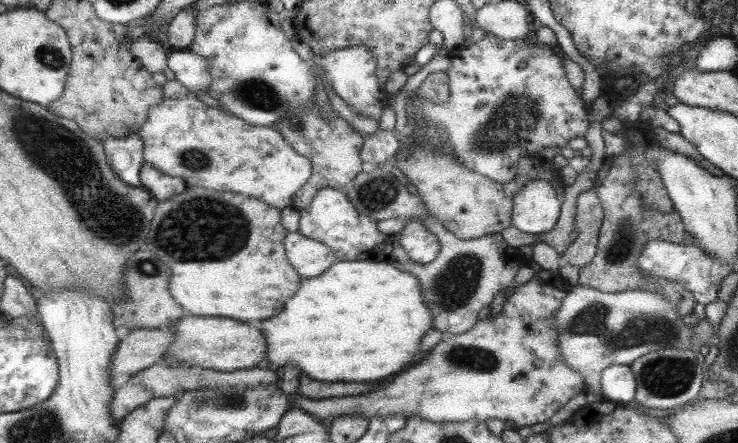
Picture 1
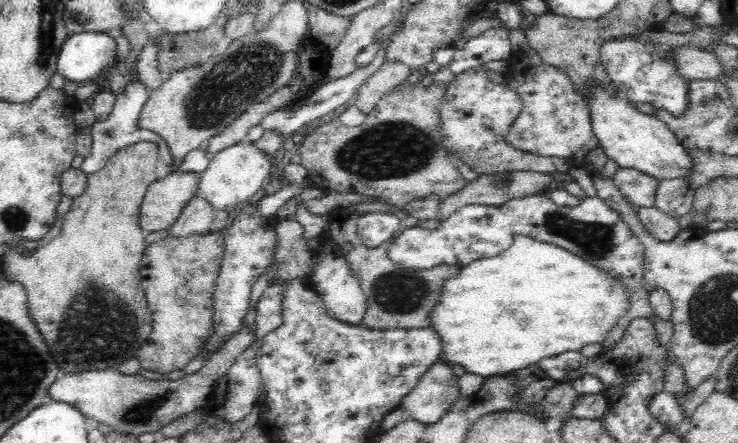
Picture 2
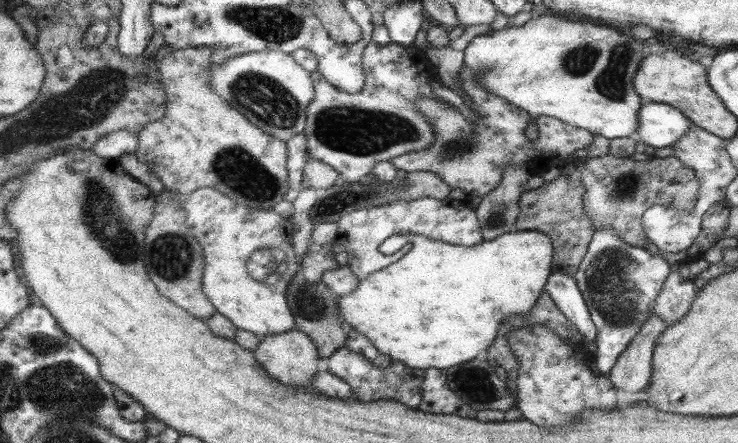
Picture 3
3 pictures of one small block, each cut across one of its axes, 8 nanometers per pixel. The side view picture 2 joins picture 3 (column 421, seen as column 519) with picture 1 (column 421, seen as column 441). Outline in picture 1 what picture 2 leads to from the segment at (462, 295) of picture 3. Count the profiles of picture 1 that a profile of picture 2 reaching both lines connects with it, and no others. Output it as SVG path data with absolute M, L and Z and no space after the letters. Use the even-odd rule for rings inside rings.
M379 256L372 260L337 261L323 274L302 279L299 290L283 306L279 316L262 320L257 326L267 338L267 360L275 366L293 364L305 376L331 383L364 382L403 370L421 351L422 340L434 328L434 314L422 296L422 285L413 273L395 268L391 262Z

